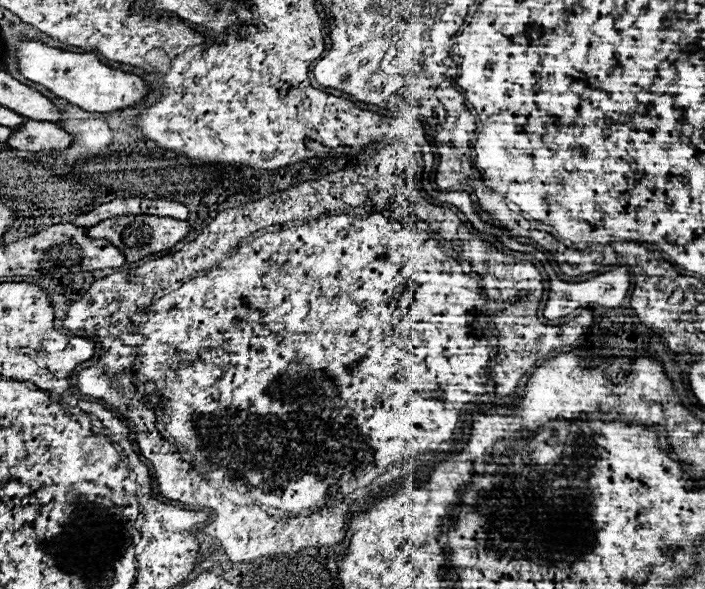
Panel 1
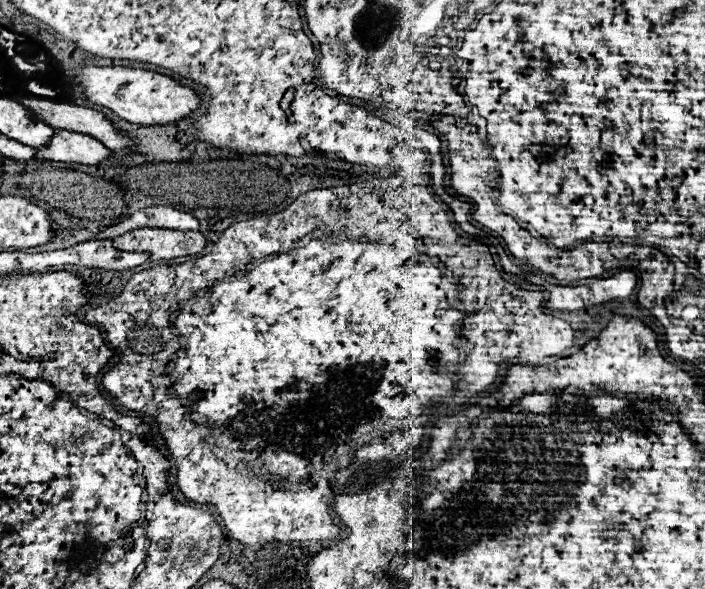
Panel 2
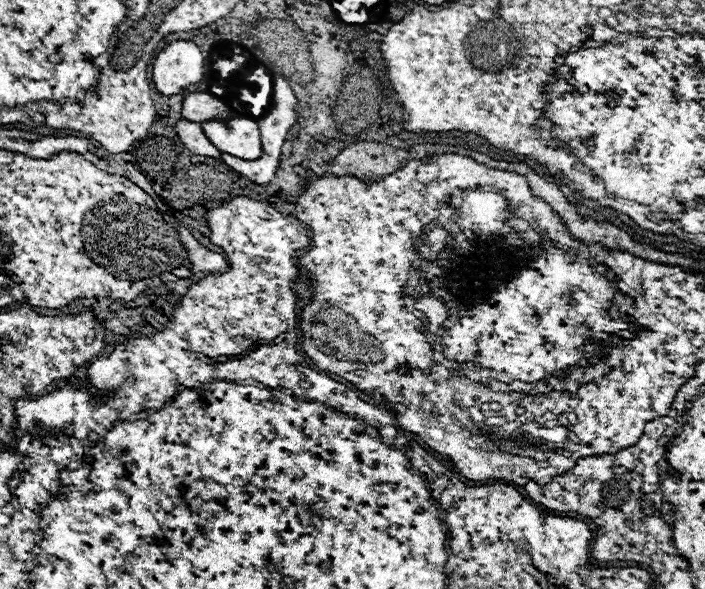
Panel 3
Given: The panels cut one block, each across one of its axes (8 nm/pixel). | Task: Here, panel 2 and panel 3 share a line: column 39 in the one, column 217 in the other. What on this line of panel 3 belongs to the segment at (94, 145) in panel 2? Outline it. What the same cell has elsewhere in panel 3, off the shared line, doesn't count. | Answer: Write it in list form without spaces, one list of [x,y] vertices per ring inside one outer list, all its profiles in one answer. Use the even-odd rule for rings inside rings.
[[[178,120],[176,124],[176,134],[180,138],[180,142],[194,154],[200,154],[200,156],[210,156],[210,158],[220,158],[220,152],[214,144],[210,144],[210,140],[204,136],[200,124],[196,122],[190,122],[190,120]]]

